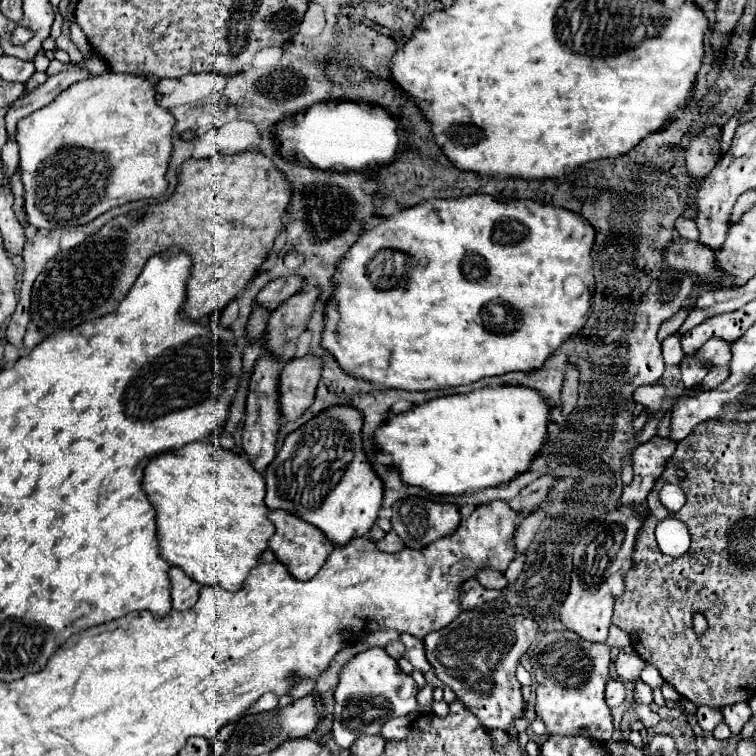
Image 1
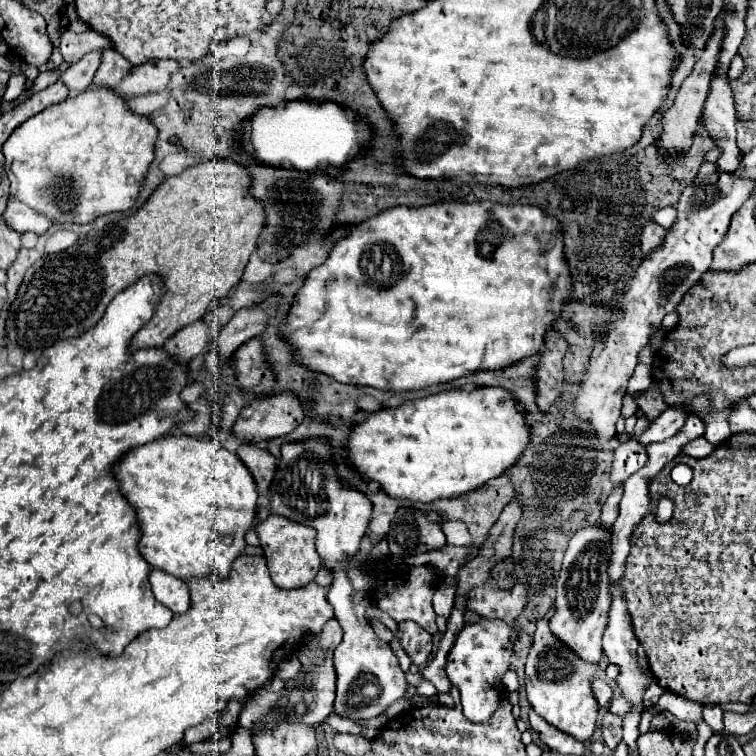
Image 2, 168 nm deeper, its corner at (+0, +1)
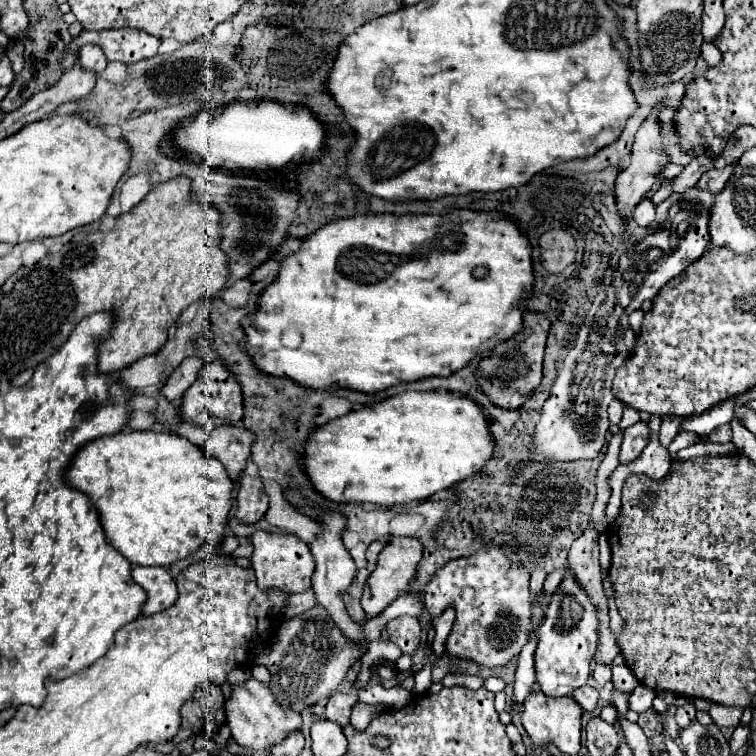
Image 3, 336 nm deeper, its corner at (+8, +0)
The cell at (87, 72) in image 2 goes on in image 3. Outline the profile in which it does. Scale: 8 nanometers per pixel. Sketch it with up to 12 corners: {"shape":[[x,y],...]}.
{"shape":[[96,45],[80,49],[78,67],[102,73],[108,61]]}

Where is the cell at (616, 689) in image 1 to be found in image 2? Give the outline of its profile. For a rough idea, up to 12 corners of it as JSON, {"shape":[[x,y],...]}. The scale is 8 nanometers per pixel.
{"shape":[[600,678],[592,680],[592,692],[600,706],[608,706],[612,688]]}

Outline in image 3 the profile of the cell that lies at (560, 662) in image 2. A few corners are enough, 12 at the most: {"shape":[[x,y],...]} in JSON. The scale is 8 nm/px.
{"shape":[[572,697],[524,701],[522,725],[536,745],[580,751],[582,709]]}

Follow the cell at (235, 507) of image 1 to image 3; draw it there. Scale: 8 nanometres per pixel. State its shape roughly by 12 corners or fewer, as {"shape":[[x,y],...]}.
{"shape":[[182,435],[88,443],[68,483],[112,547],[170,567],[224,537],[236,483]]}

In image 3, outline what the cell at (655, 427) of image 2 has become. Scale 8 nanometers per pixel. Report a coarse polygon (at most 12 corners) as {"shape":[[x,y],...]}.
{"shape":[[646,421],[624,429],[622,463],[634,461],[648,445]]}

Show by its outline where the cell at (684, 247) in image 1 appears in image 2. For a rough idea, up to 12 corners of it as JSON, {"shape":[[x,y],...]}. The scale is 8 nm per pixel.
{"shape":[[646,222],[640,234],[644,254],[660,246],[664,232],[656,222]]}

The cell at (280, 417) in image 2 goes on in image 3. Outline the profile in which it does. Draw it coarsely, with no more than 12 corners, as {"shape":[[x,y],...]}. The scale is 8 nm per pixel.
{"shape":[[224,423],[210,433],[206,453],[232,481],[246,469],[254,431]]}

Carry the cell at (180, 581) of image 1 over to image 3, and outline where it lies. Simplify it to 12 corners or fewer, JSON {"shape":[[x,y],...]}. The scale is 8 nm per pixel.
{"shape":[[134,567],[148,595],[142,615],[176,605],[178,589],[164,567]]}

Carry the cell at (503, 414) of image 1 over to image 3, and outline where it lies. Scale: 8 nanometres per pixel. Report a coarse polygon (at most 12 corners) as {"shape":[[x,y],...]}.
{"shape":[[404,391],[322,425],[330,501],[424,501],[492,459],[468,395]]}

